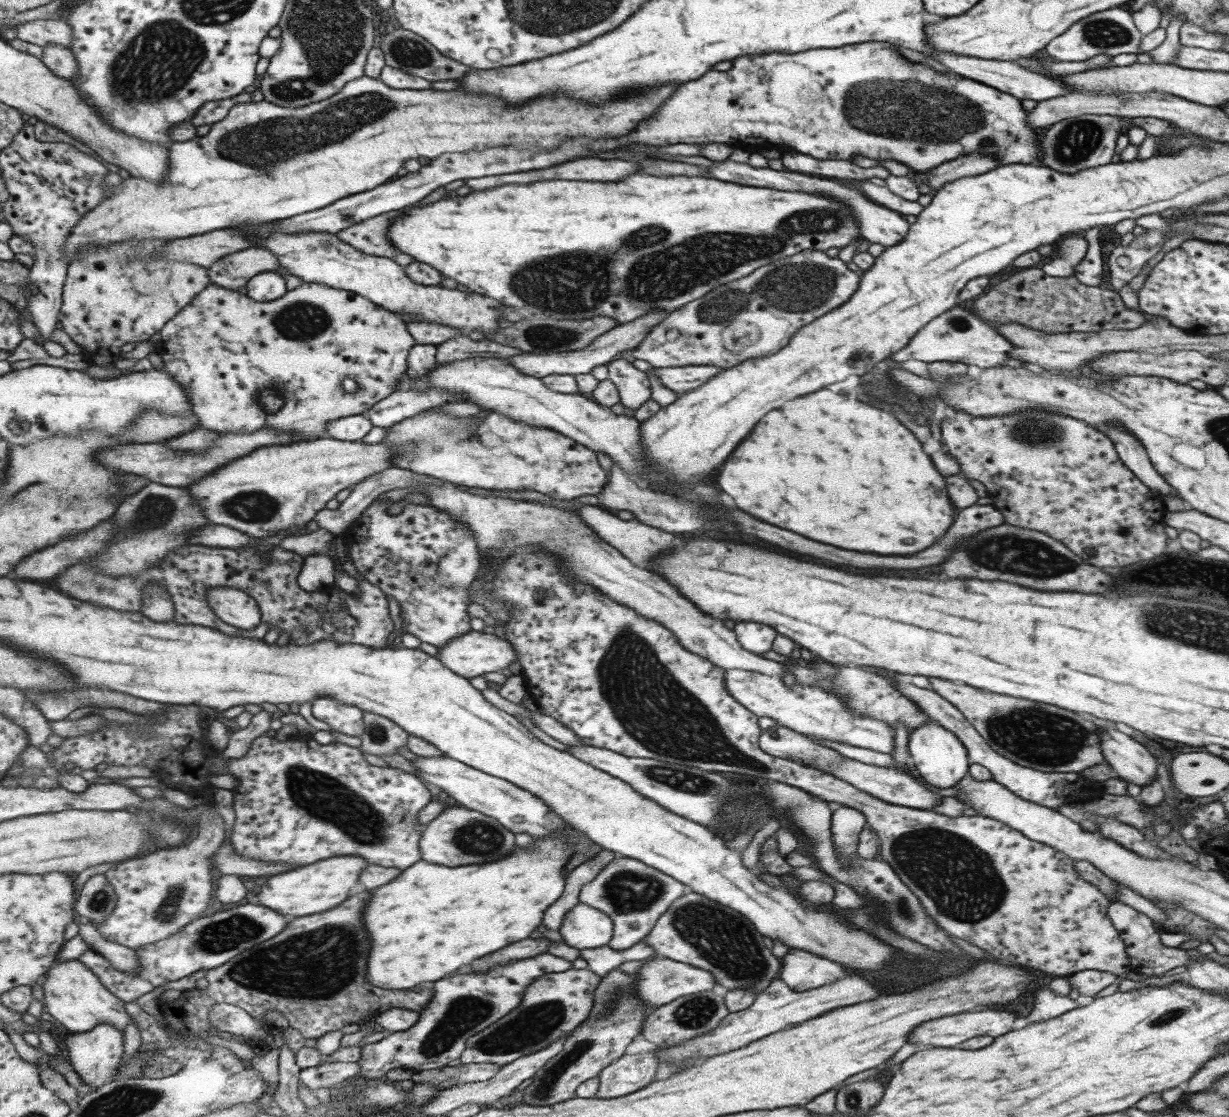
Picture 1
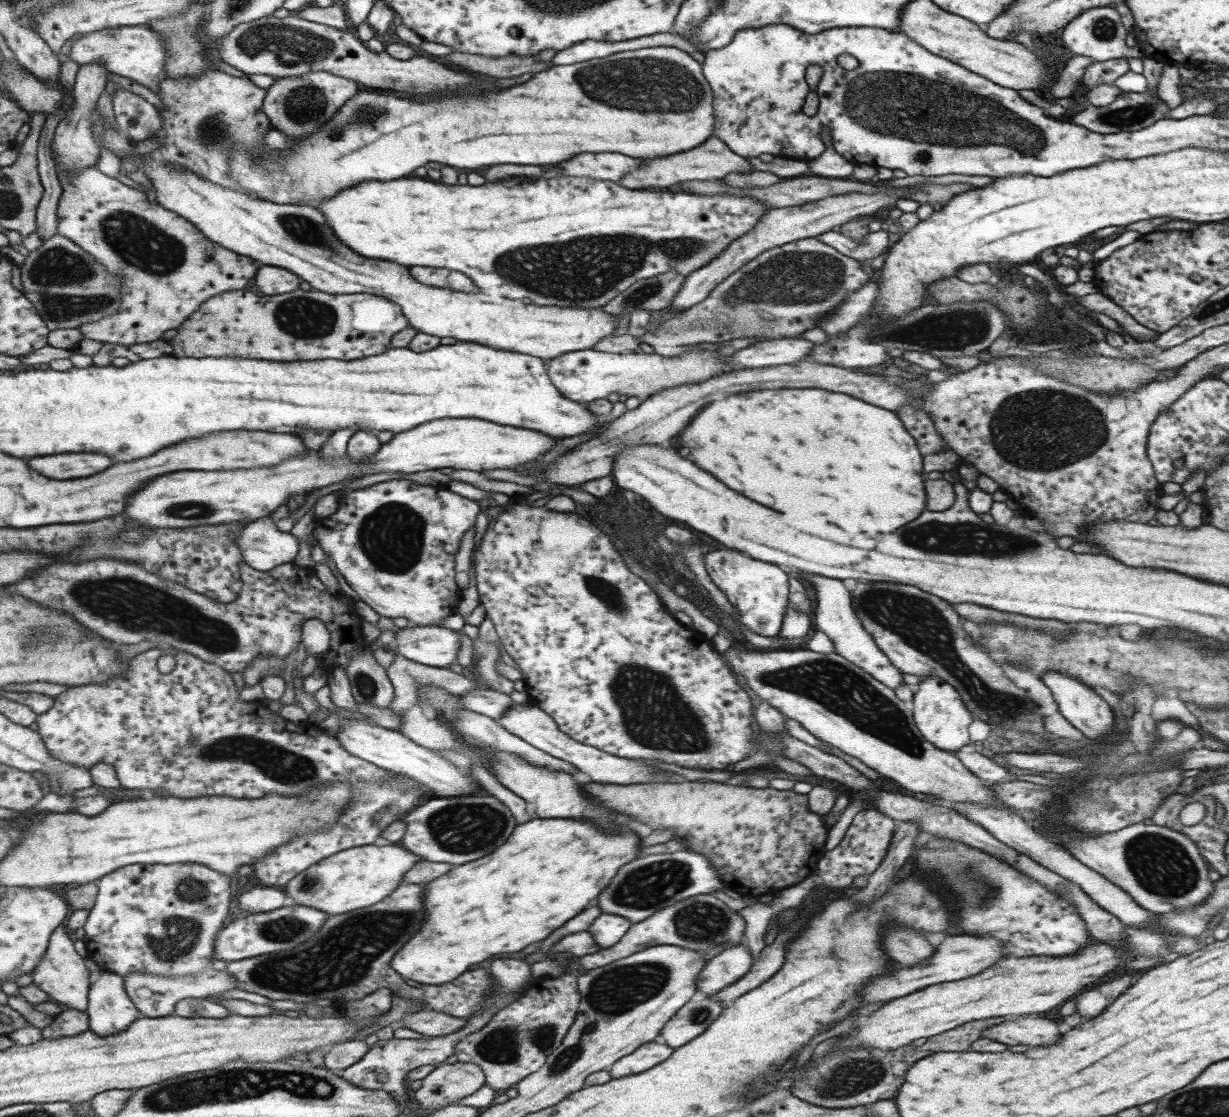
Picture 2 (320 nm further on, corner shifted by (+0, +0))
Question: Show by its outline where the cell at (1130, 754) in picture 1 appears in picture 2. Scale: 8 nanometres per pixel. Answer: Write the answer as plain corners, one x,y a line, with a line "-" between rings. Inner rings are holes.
1045,672
1041,680
1051,690
1061,716
1081,734
1097,740
1111,730
1113,714
1091,688
1055,672

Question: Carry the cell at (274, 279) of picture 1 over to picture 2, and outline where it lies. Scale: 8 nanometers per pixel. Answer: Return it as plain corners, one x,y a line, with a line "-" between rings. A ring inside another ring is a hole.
261,265
255,276
255,287
260,294
277,296
300,288
302,279
293,271
283,267

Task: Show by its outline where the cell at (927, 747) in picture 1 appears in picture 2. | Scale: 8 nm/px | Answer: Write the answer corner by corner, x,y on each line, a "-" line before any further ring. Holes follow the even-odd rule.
923,678
923,681
919,682
913,690
912,720
921,737
936,749
950,753
969,744
967,729
972,718
957,690
953,690
939,678

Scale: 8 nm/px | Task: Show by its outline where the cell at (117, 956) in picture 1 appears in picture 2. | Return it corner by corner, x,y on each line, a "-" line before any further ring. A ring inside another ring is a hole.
207,968
205,972
199,974
183,974
182,976
161,976
148,972
134,972
129,976
123,976
123,978
132,1001
136,1003
138,1009
142,1012
142,1016
147,1018
173,1015
176,1004
183,999
207,999
238,988
237,979
227,968
224,971

